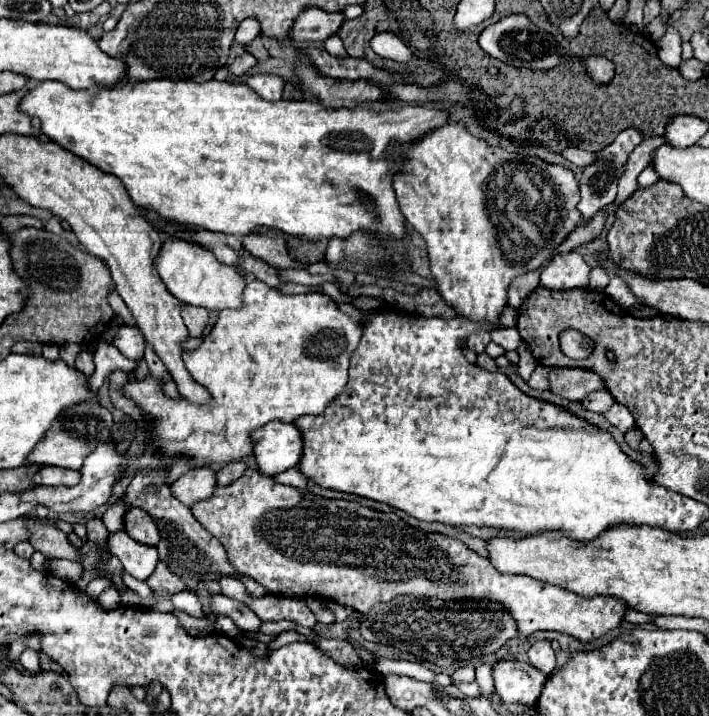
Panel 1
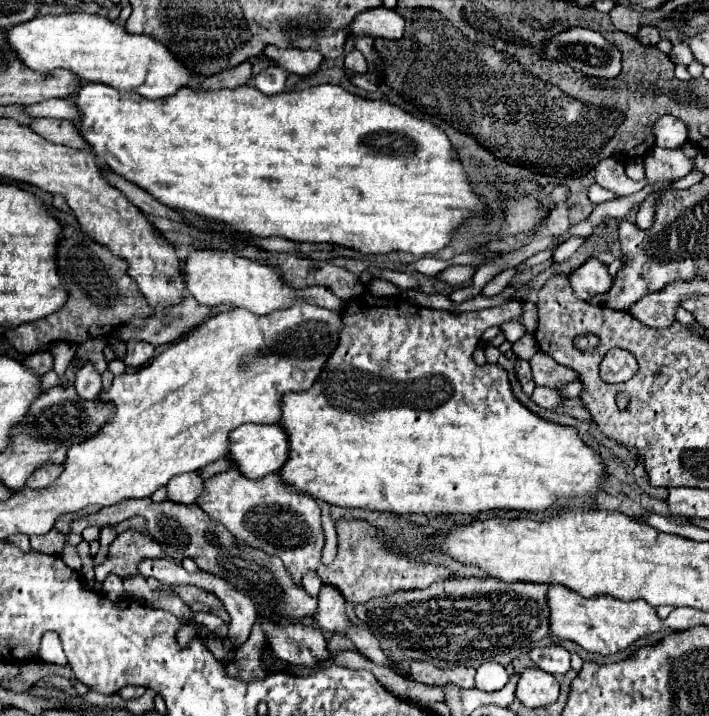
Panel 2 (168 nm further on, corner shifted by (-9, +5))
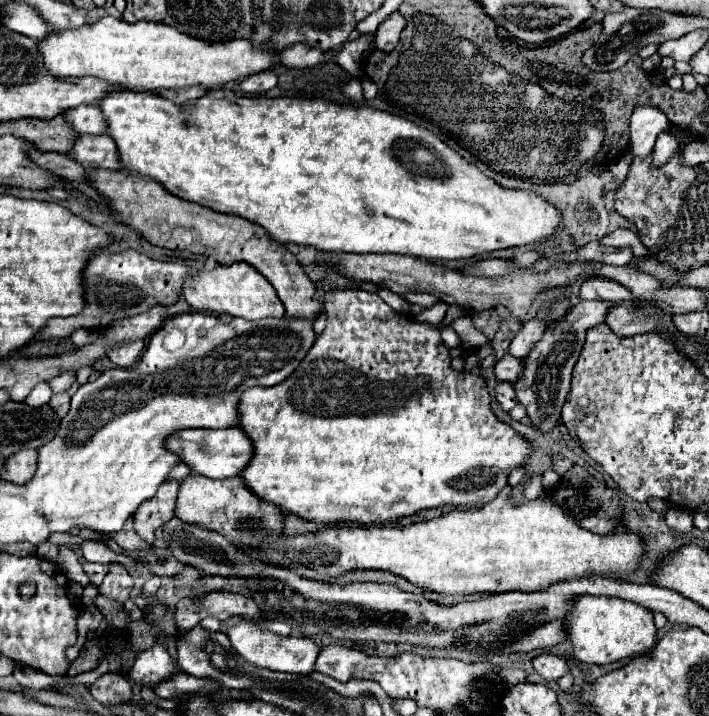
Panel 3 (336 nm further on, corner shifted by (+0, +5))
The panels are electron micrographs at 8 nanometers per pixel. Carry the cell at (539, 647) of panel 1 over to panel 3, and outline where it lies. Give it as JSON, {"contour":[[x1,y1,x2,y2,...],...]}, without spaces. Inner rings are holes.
{"contour":[[547,652,547,654,539,654,533,658,533,670,539,672,545,680,559,680,565,672,569,672,565,660,561,660,559,656]]}

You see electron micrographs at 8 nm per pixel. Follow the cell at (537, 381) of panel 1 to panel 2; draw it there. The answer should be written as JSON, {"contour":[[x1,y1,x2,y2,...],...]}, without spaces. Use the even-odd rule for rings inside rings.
{"contour":[[536,386,534,388,532,400,538,406,542,406,542,408,554,408,554,406,560,406,560,404,564,404,567,401,567,399,560,396,560,393,556,389,544,388,544,386]]}

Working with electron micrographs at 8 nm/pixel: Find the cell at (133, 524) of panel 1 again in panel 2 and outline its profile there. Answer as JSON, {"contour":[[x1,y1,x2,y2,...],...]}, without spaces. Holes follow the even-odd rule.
{"contour":[[126,530,110,544,108,560,96,566,96,580,102,582,106,574,116,574,122,580,138,576,138,562,142,558,158,556,160,552,160,544,154,542,148,534]]}

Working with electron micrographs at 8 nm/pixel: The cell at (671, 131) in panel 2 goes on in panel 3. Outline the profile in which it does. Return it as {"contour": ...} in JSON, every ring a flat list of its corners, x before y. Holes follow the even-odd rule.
{"contour":[[639,106,633,110,629,130,631,130,631,138,629,138,631,154,635,158,645,158,651,154,657,136,661,132,669,132,671,124,669,124,667,116,663,112,659,112,657,108]]}

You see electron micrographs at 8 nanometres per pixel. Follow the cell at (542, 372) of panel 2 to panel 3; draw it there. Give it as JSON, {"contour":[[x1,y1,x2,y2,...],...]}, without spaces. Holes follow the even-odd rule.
{"contour":[[505,354,505,356,495,364,495,376,497,376,497,380,517,382,521,374,523,374,523,360,521,360,521,358,515,358,515,356,511,356,511,354]]}

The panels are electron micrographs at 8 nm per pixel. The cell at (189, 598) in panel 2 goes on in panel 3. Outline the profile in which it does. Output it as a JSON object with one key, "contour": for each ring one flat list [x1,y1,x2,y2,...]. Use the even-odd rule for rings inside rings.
{"contour":[[213,590,203,594,201,598,187,598,181,602,179,608,175,608,175,622,183,628,195,626,195,622,203,618,217,618,227,620,237,614,245,616,259,616,259,608,251,598,245,598,241,594,225,592,225,590]]}

